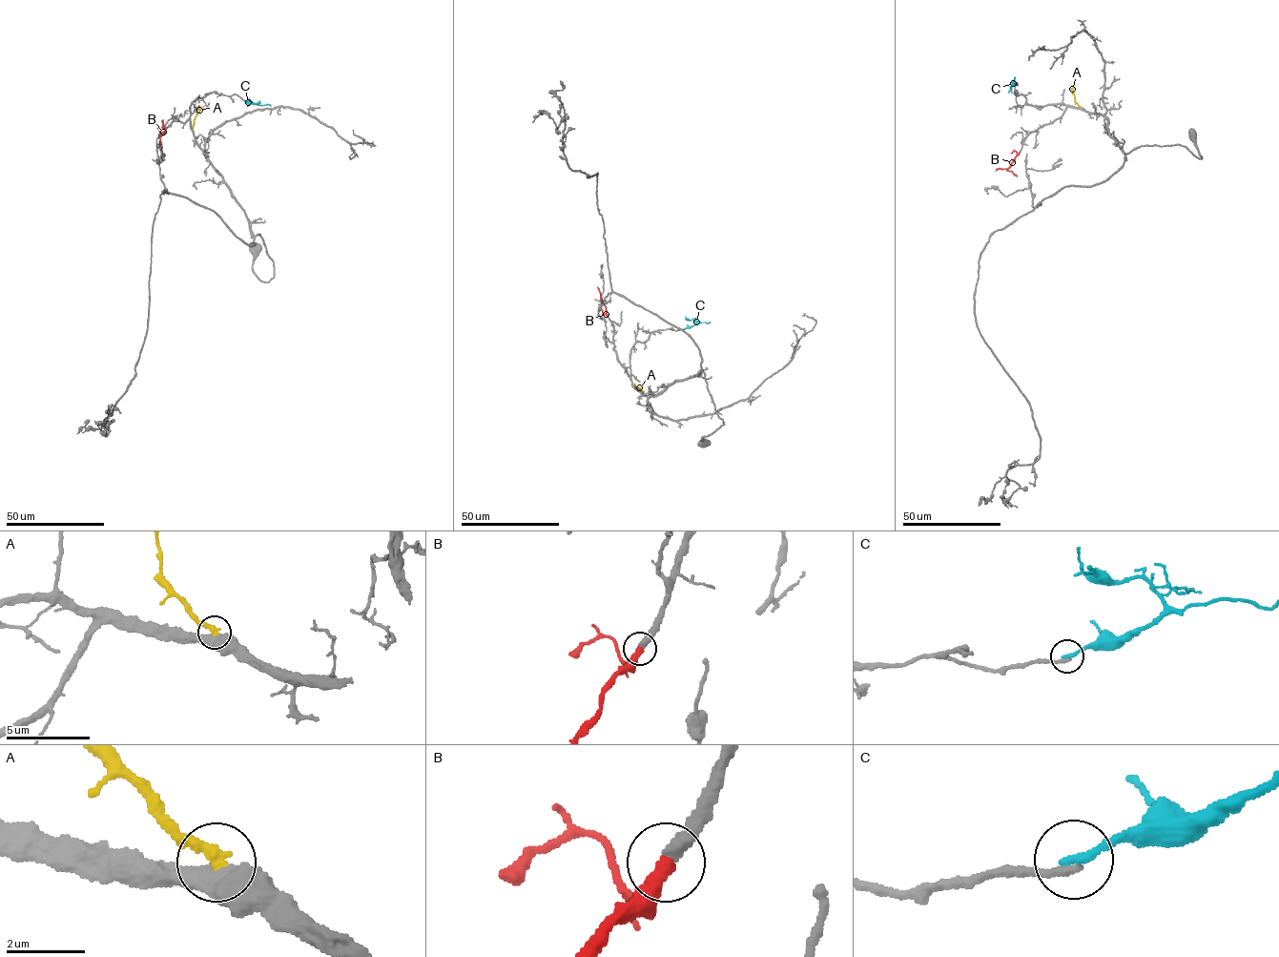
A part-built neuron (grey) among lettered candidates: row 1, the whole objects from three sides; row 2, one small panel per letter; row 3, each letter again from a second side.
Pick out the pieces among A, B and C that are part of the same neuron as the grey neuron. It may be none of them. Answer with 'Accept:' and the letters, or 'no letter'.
Accept: B

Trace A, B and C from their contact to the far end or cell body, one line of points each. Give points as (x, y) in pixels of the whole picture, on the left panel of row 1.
A: (193, 129), (195, 116), (203, 106)
B: (166, 127), (160, 135), (160, 144)
C: (245, 100), (271, 106)

